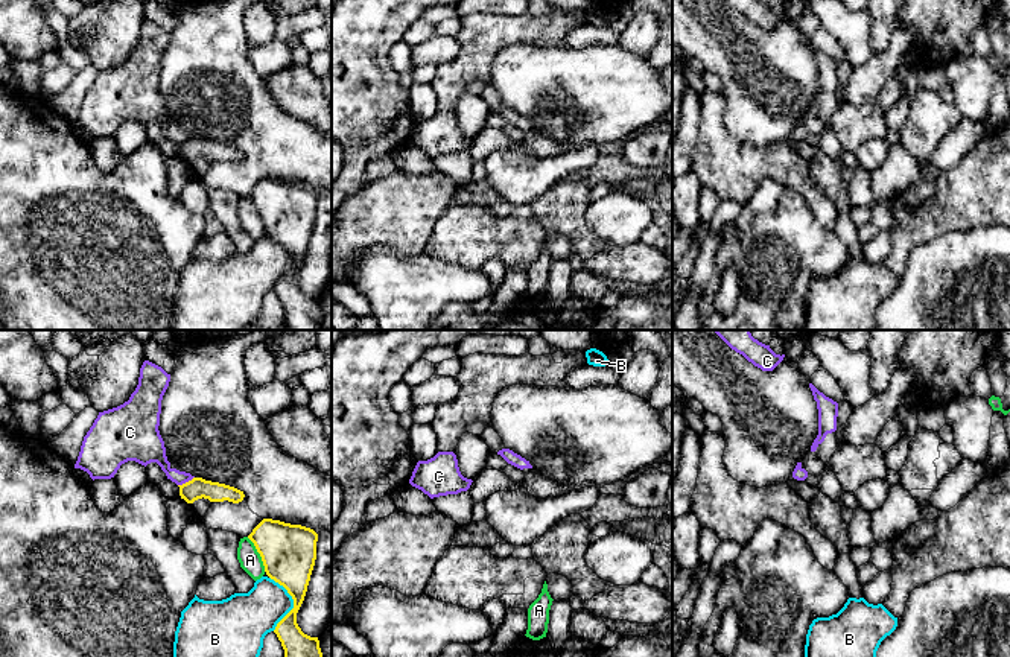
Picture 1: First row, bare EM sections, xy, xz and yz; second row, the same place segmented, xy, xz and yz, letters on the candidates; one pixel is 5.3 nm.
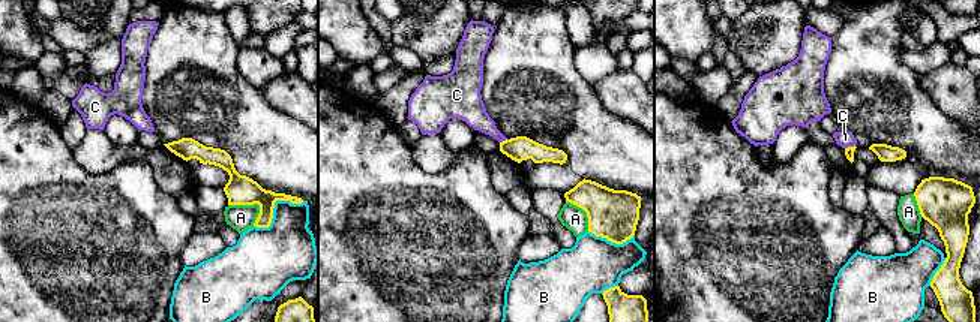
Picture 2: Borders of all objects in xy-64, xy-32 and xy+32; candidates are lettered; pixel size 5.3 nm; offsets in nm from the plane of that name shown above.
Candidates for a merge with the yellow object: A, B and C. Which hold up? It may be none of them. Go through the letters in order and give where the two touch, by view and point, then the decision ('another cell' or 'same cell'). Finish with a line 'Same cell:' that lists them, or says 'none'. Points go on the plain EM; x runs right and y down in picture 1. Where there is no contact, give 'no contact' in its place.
A: xy (259, 212) | another cell
B: xy (294, 262) | another cell
C: xy (186, 142) | another cell
Same cell: none

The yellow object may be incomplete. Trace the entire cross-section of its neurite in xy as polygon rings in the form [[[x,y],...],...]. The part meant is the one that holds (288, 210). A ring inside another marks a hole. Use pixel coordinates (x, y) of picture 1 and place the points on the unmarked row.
[[[263,178],[248,195],[262,216],[266,234],[283,245],[294,259],[294,268],[277,283],[277,294],[284,309],[284,321],[289,330],[319,330],[322,312],[318,297],[310,297],[297,283],[297,272],[304,260],[310,234],[316,219],[318,193],[301,184]]]

